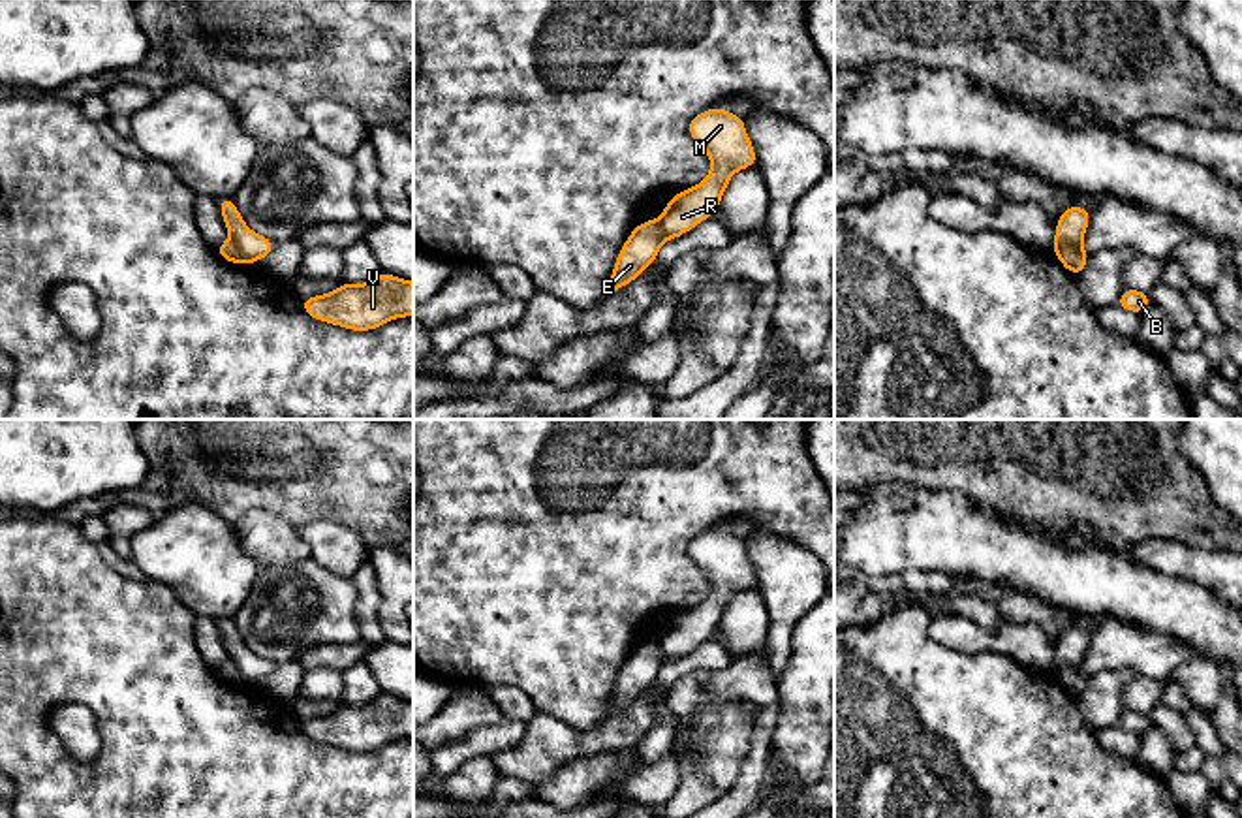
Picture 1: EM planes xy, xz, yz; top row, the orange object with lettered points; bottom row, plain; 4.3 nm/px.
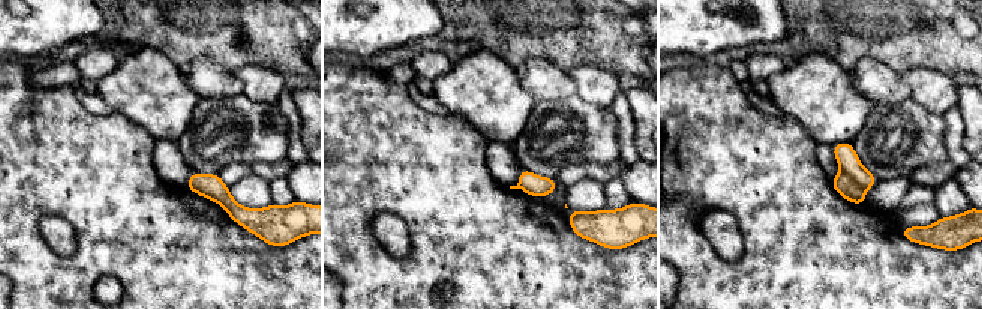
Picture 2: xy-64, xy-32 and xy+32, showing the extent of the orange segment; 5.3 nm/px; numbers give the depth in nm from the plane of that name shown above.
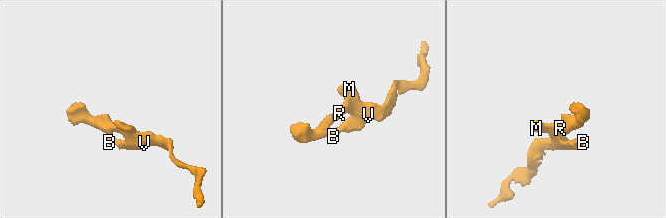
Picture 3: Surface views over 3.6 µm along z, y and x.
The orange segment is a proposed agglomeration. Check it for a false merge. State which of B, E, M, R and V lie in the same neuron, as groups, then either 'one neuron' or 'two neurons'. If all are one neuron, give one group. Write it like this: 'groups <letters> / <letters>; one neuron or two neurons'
groups B M R V / E; two neurons

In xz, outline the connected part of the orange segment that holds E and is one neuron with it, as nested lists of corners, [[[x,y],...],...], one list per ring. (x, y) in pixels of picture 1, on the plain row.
[[[658,641],[637,645],[616,677],[614,692],[605,705],[605,716],[631,705],[650,688],[663,664],[665,656]]]

